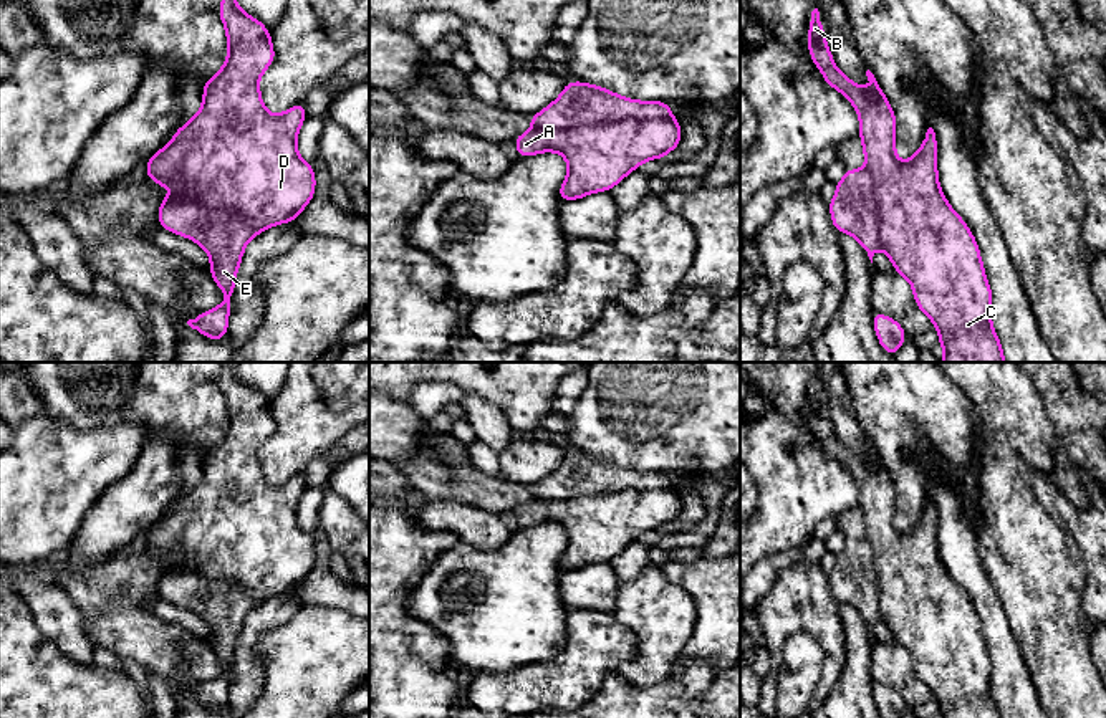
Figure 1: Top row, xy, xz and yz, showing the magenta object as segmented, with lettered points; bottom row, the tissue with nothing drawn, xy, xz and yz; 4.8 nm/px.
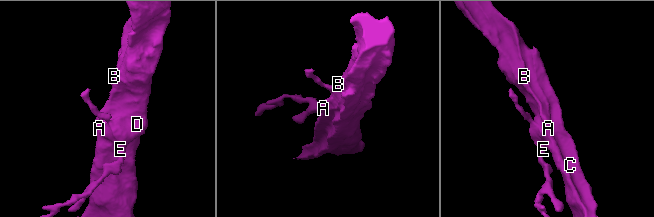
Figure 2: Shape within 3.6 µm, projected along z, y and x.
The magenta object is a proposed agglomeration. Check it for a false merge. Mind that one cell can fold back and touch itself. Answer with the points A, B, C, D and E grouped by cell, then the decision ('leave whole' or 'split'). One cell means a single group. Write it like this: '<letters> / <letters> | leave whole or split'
A B C D / E | split

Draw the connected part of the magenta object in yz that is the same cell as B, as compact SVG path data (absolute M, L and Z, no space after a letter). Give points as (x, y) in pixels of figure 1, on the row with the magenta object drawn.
M815 8L808 22L811 63L816 65L828 86L836 88L859 114L859 137L866 169L873 177L873 190L879 210L879 242L894 270L911 285L917 308L927 314L944 347L942 362L1005 362L1003 347L992 326L992 288L967 223L949 205L939 185L937 137L927 129L921 149L906 162L896 157L896 114L868 69L869 89L864 91L846 78L828 51L820 12Z

